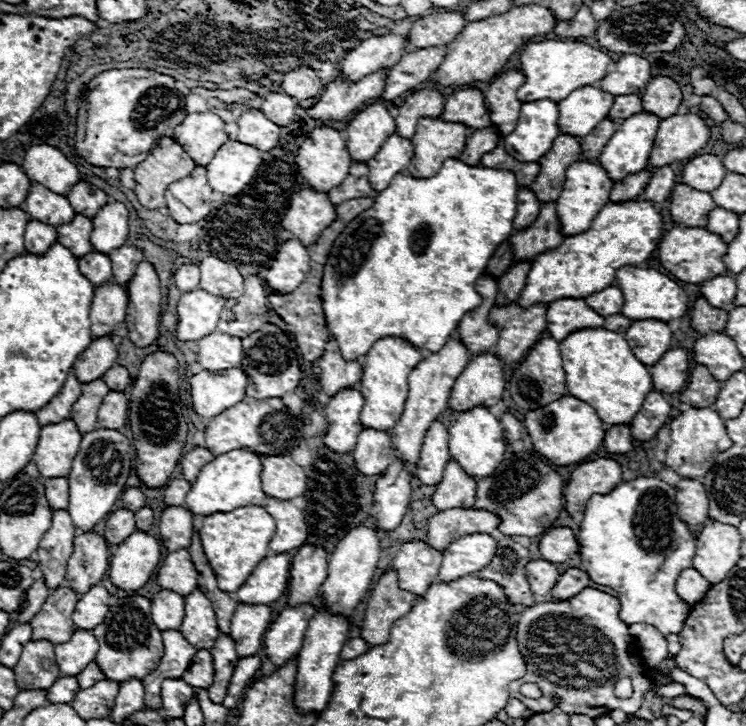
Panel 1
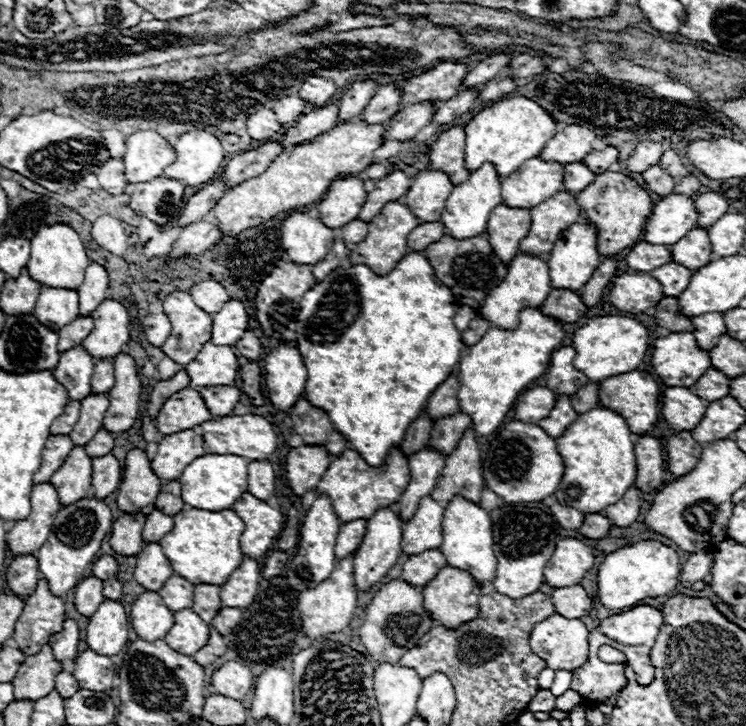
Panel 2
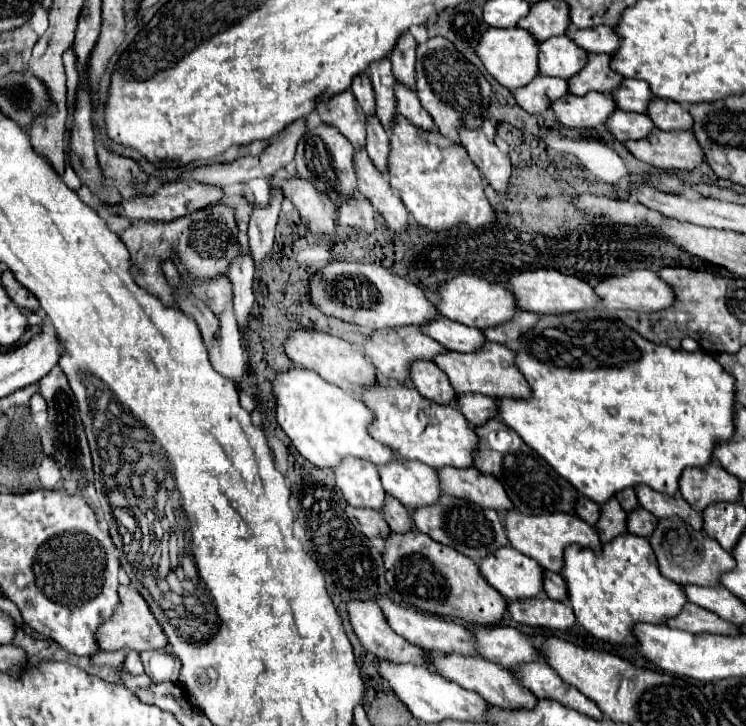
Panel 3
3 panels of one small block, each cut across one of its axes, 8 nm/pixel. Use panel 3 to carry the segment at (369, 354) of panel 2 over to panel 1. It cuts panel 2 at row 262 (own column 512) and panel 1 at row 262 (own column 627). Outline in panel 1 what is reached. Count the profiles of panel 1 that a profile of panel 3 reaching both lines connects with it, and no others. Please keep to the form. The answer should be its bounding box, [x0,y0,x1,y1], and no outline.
[320,158,518,360]

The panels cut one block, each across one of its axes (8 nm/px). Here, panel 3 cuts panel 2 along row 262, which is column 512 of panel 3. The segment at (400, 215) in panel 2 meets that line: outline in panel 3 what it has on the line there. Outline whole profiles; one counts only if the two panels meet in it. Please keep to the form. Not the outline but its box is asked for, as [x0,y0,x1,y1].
[432,342,530,398]

